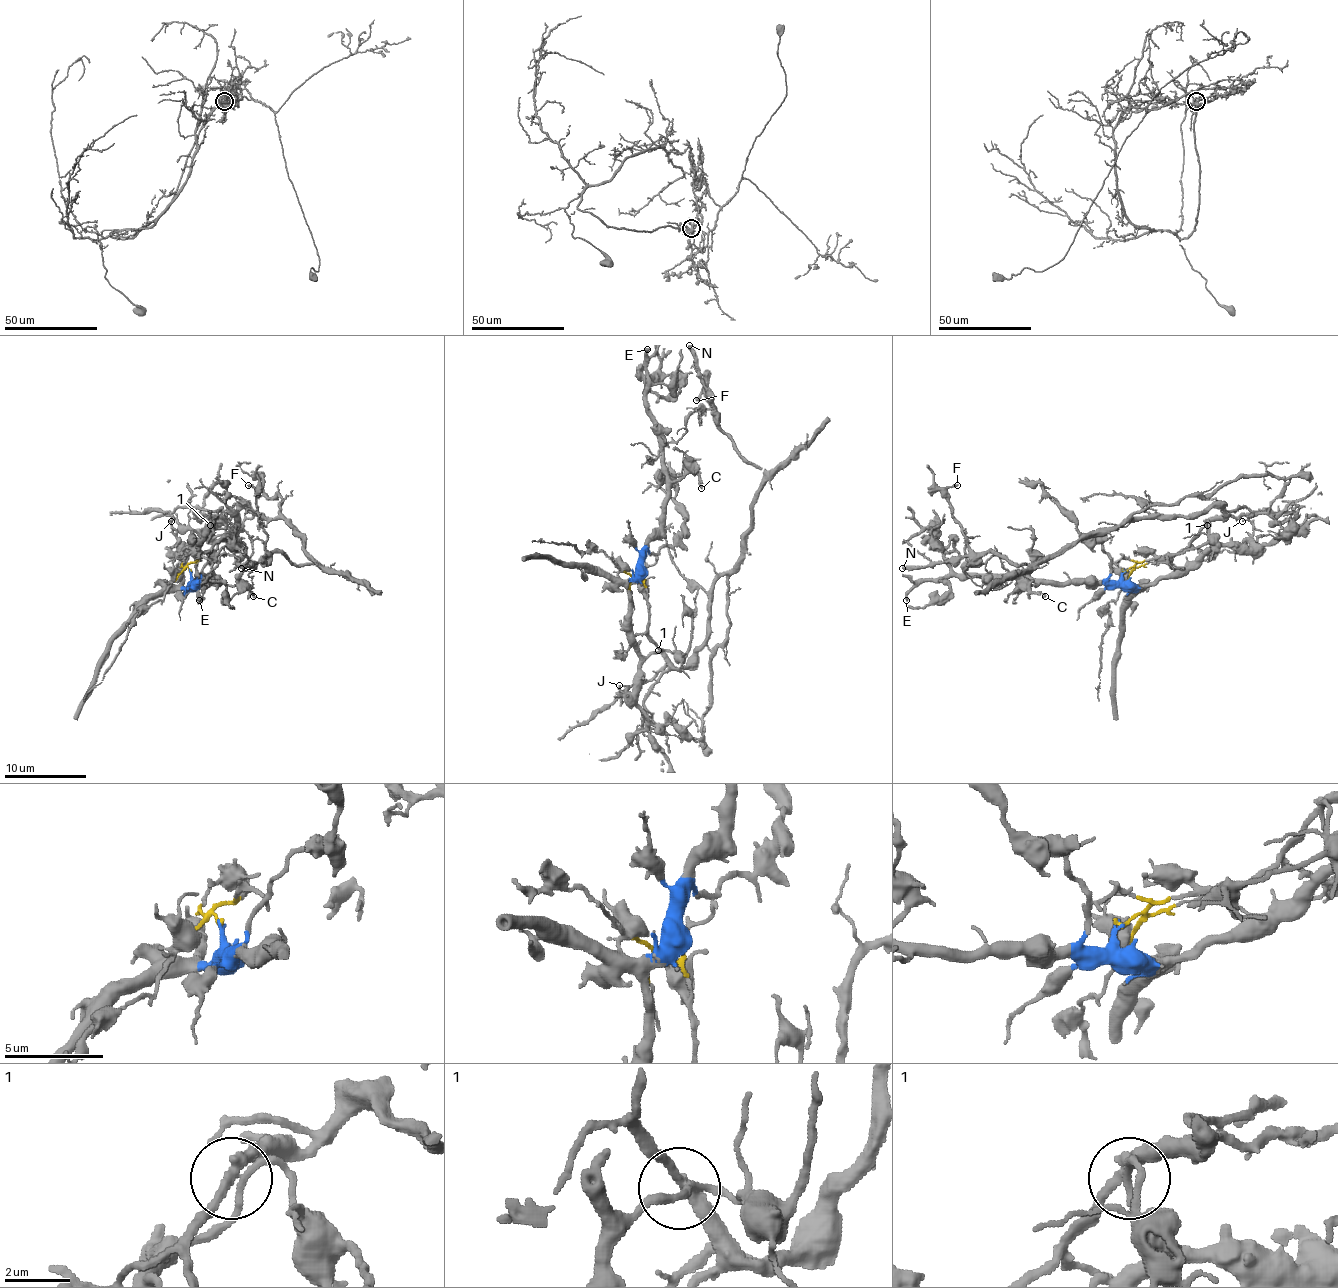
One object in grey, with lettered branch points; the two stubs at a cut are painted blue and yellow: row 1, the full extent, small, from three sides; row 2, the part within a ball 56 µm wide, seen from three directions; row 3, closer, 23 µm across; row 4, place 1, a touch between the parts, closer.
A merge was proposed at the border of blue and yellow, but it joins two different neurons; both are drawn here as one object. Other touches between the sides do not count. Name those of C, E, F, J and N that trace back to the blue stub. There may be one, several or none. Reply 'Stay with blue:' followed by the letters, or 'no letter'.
Stay with blue: C, E, J

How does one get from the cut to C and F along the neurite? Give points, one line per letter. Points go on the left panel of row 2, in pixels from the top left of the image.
C: (190, 570), (196, 580), (247, 587), (253, 597)
F: (190, 570), (200, 558), (200, 538), (241, 507), (283, 519), (316, 562), (296, 564), (265, 548), (249, 485)

